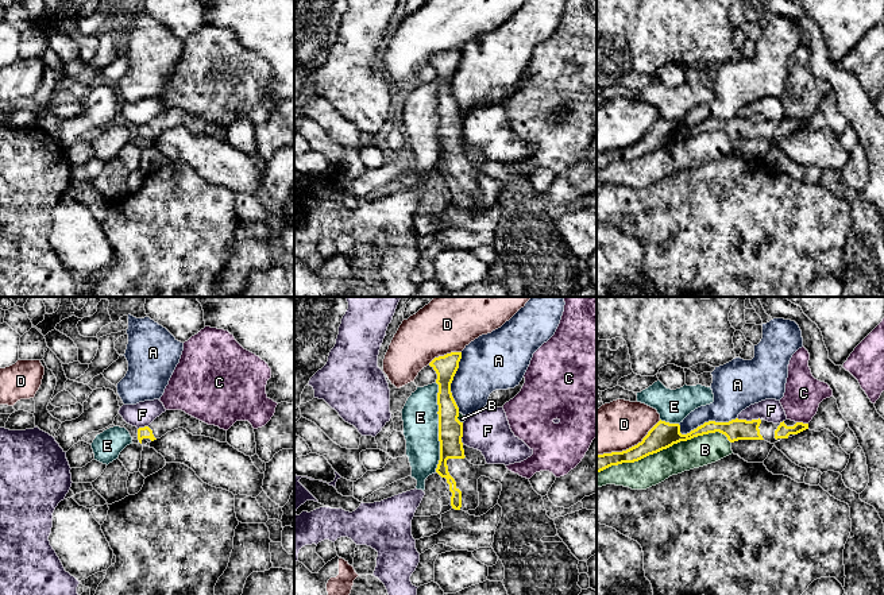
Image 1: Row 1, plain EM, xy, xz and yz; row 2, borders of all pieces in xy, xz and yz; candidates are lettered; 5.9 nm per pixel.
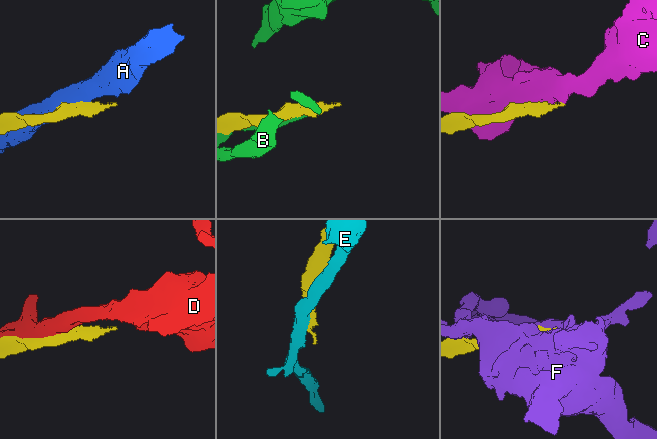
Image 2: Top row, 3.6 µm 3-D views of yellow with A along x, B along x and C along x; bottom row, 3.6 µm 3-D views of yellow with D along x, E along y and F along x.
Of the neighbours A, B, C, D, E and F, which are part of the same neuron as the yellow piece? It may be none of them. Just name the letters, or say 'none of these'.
none of these

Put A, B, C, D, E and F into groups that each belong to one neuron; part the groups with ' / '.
A / B / C / D / E / F

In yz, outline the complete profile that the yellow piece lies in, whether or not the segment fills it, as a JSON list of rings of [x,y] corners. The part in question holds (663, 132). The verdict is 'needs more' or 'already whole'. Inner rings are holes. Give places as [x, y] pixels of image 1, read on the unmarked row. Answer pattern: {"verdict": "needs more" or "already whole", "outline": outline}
{"verdict": "needs more", "outline": [[[736,116],[729,120],[709,119],[690,131],[682,132],[679,121],[669,121],[660,117],[637,143],[622,150],[597,151],[597,171],[611,163],[638,159],[673,142],[709,131],[719,130],[725,132],[730,140],[738,138],[765,138],[775,142],[781,136],[792,135],[806,127],[808,127],[808,121],[791,117],[773,121],[763,116],[752,119]]]}

